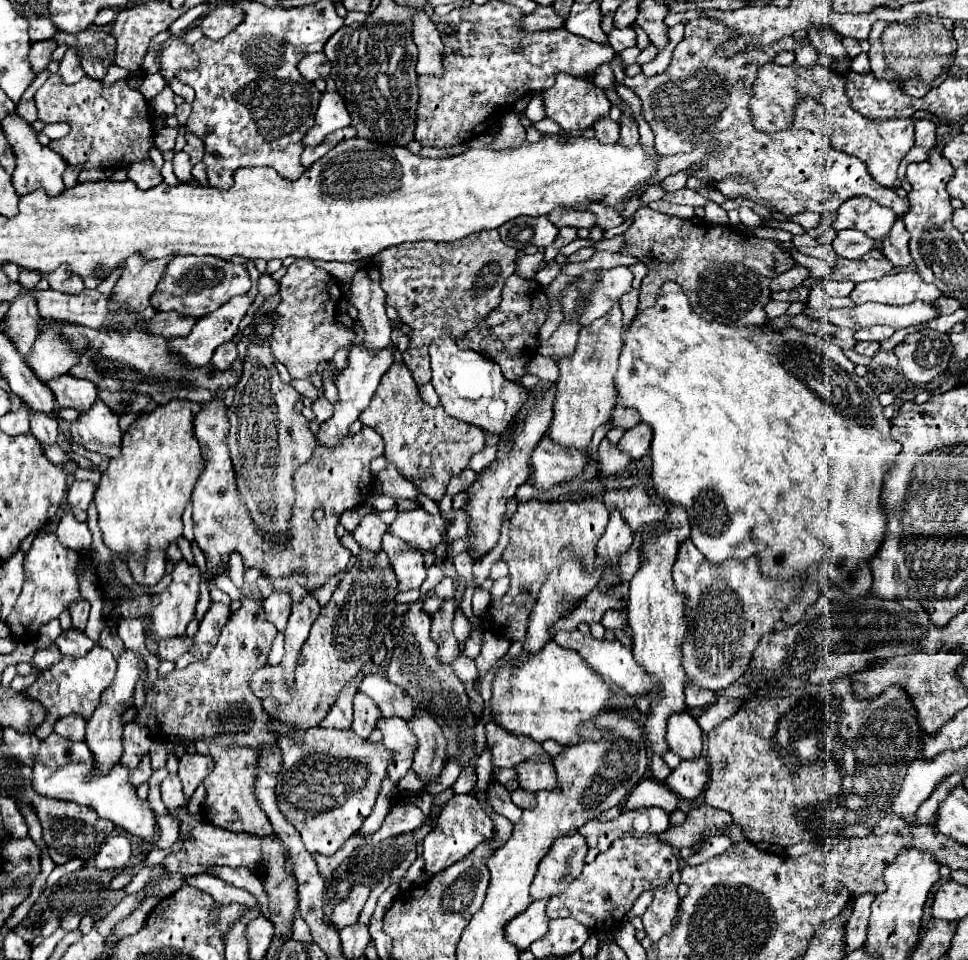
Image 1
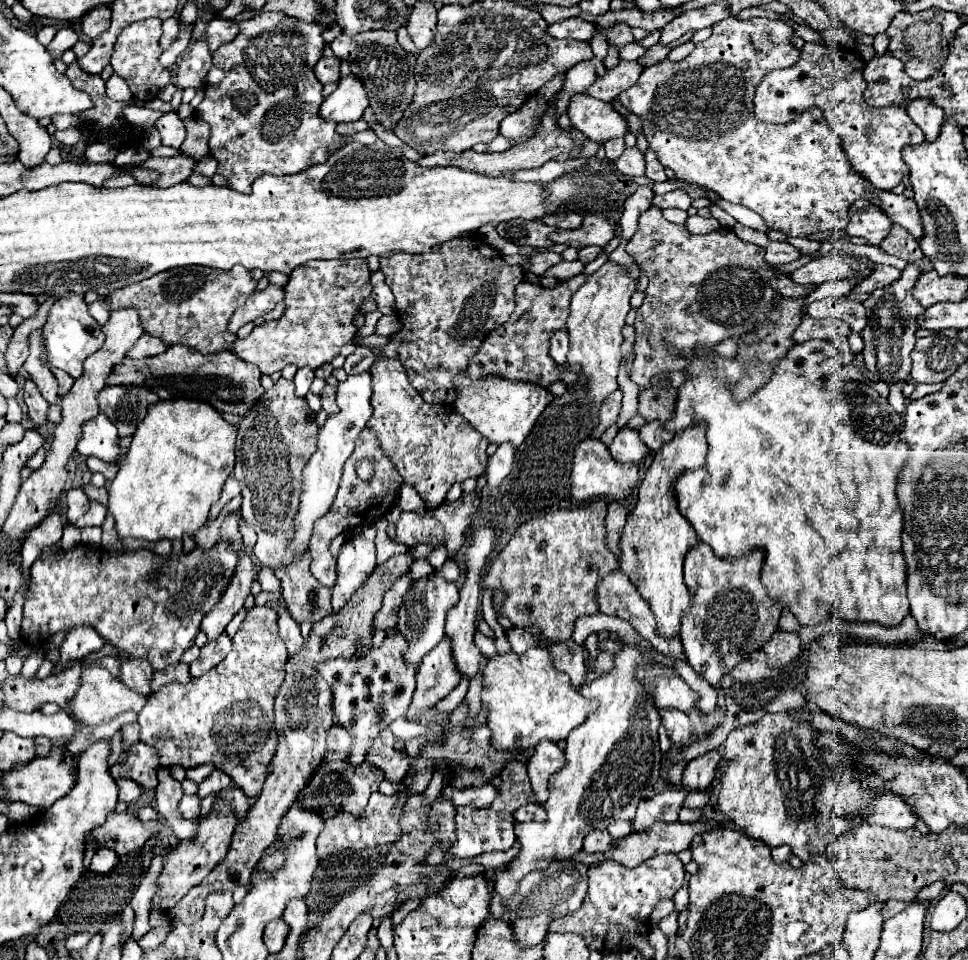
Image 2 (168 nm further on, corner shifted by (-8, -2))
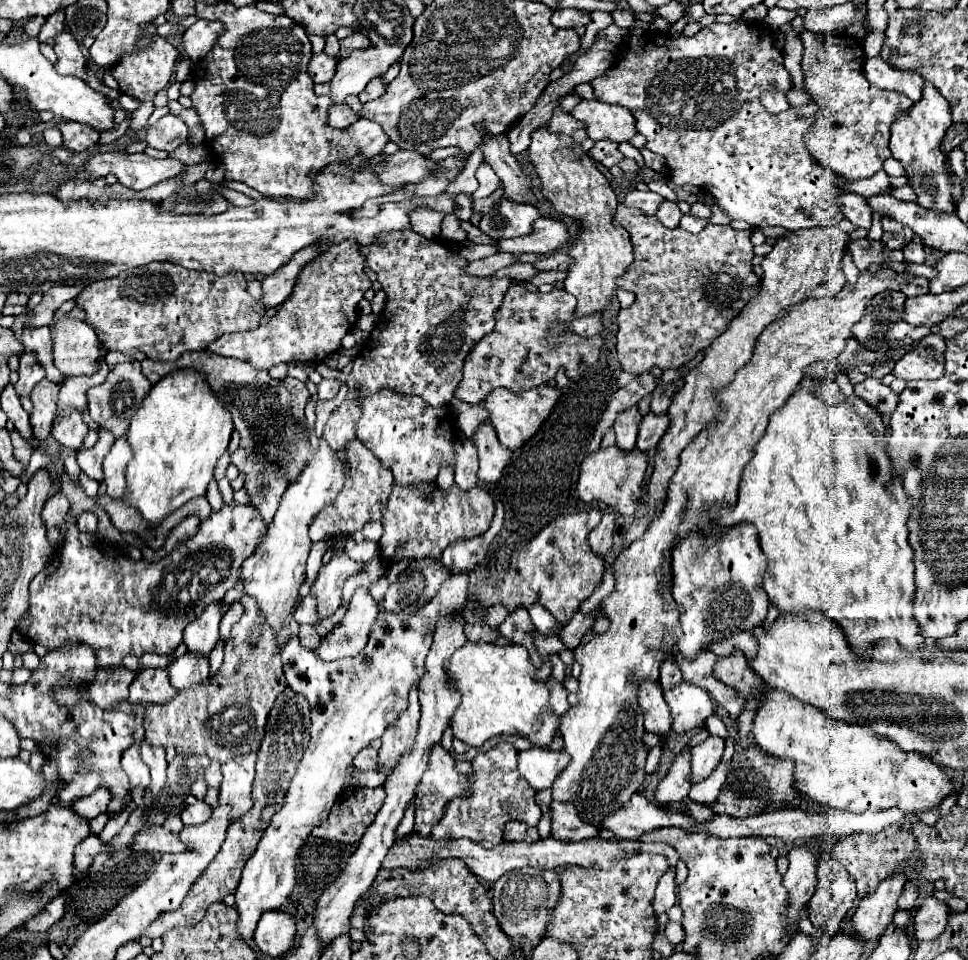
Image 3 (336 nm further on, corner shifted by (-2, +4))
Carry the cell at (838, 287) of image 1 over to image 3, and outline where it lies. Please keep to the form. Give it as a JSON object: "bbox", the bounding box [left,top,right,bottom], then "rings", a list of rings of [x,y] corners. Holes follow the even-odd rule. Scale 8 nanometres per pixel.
{"bbox":[902,278,930,296],"rings":[[[918,278],[918,280],[906,282],[906,284],[902,284],[902,292],[904,292],[906,296],[920,296],[920,294],[926,294],[926,292],[930,292],[928,280],[926,280],[926,278]]]}

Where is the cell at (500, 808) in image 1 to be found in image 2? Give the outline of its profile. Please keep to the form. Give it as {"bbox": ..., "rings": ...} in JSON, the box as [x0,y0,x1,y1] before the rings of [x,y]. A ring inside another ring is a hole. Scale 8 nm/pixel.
{"bbox":[442,782,498,808],"rings":[[[490,782],[482,786],[470,786],[470,788],[452,788],[450,784],[442,790],[448,798],[454,800],[456,806],[476,806],[476,808],[488,808],[494,798],[498,796],[498,788]]]}

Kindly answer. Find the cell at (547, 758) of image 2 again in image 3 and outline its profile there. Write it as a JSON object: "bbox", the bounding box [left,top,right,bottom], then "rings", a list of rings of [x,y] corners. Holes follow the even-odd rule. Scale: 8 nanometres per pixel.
{"bbox":[518,748,570,790],"rings":[[[530,748],[518,754],[518,770],[534,790],[550,788],[554,784],[554,778],[558,778],[568,762],[570,756],[562,750],[556,752],[548,748]]]}

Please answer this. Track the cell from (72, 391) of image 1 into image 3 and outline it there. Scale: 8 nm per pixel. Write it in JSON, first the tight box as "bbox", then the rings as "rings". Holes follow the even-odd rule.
{"bbox":[22,326,62,382],"rings":[[[36,326],[34,330],[22,332],[22,344],[26,346],[26,352],[36,352],[40,364],[46,370],[46,378],[56,382],[62,378],[60,370],[52,362],[52,344],[50,344],[50,328],[48,326]]]}

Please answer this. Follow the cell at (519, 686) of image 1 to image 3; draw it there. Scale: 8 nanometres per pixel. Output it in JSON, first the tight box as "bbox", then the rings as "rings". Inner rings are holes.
{"bbox":[446,642,560,748],"rings":[[[466,642],[446,662],[450,682],[462,694],[462,700],[450,718],[454,738],[468,746],[482,748],[486,740],[498,734],[520,734],[534,746],[548,746],[560,726],[560,718],[552,714],[548,704],[548,686],[532,680],[534,666],[528,662],[524,646]]]}

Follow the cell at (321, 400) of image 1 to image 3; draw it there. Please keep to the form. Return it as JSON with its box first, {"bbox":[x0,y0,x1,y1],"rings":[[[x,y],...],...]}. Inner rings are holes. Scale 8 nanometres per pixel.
{"bbox":[318,380,340,400],"rings":[[[322,380],[320,384],[318,384],[318,398],[320,400],[330,400],[330,398],[334,398],[336,394],[338,394],[338,390],[340,390],[340,380]]]}

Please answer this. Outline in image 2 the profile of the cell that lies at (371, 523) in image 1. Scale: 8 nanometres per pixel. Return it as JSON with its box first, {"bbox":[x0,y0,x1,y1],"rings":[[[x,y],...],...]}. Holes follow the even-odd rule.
{"bbox":[332,526,376,612],"rings":[[[366,526],[358,538],[344,542],[338,556],[338,580],[332,588],[332,608],[336,612],[350,600],[352,592],[358,590],[376,568],[374,538],[376,530],[372,526]]]}

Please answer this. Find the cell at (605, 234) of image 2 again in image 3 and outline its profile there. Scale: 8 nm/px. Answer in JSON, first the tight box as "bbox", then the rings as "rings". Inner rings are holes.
{"bbox":[496,218,568,254],"rings":[[[538,218],[538,222],[534,222],[534,230],[528,236],[496,240],[498,252],[508,254],[548,254],[562,248],[564,244],[568,244],[566,224],[550,218]]]}

